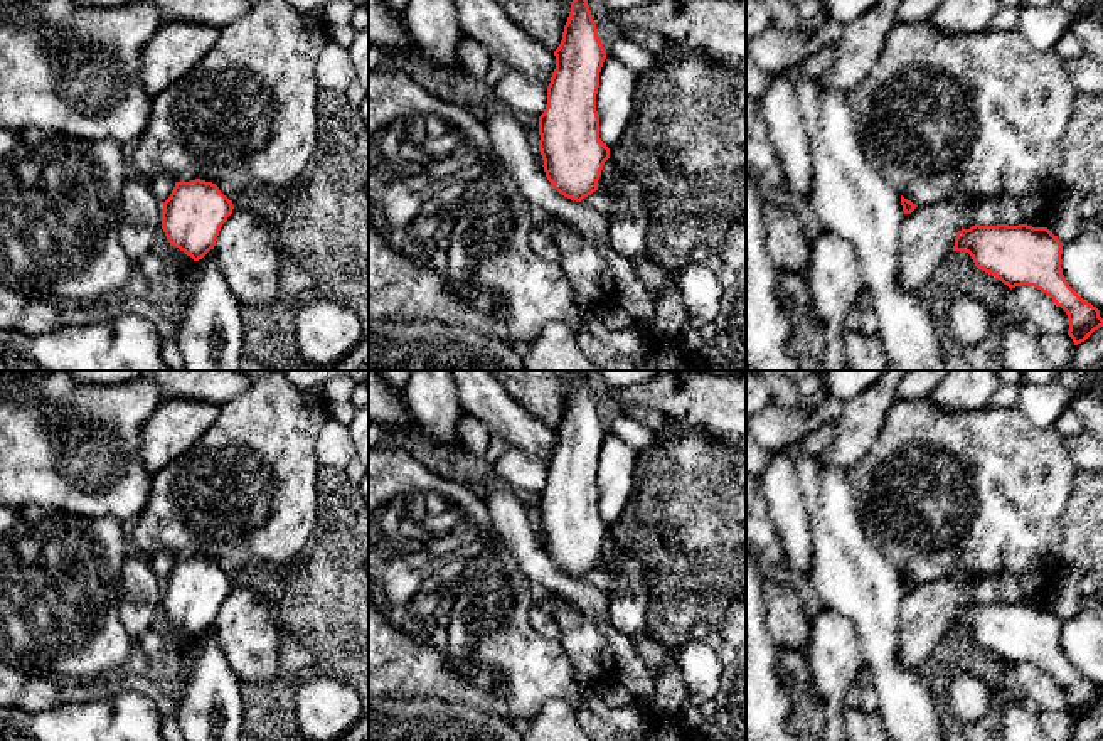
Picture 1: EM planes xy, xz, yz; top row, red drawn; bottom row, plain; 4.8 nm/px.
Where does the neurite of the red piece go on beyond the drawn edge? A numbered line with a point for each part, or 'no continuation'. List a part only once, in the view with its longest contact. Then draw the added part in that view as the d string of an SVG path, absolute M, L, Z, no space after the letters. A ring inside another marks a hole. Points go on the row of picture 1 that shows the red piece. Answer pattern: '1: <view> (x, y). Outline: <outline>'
no continuation

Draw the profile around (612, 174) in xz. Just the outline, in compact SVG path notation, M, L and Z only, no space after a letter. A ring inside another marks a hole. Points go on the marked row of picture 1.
M608 158L603 165L601 177L598 180L598 190L606 192L613 185L616 185L625 177L625 172Z

